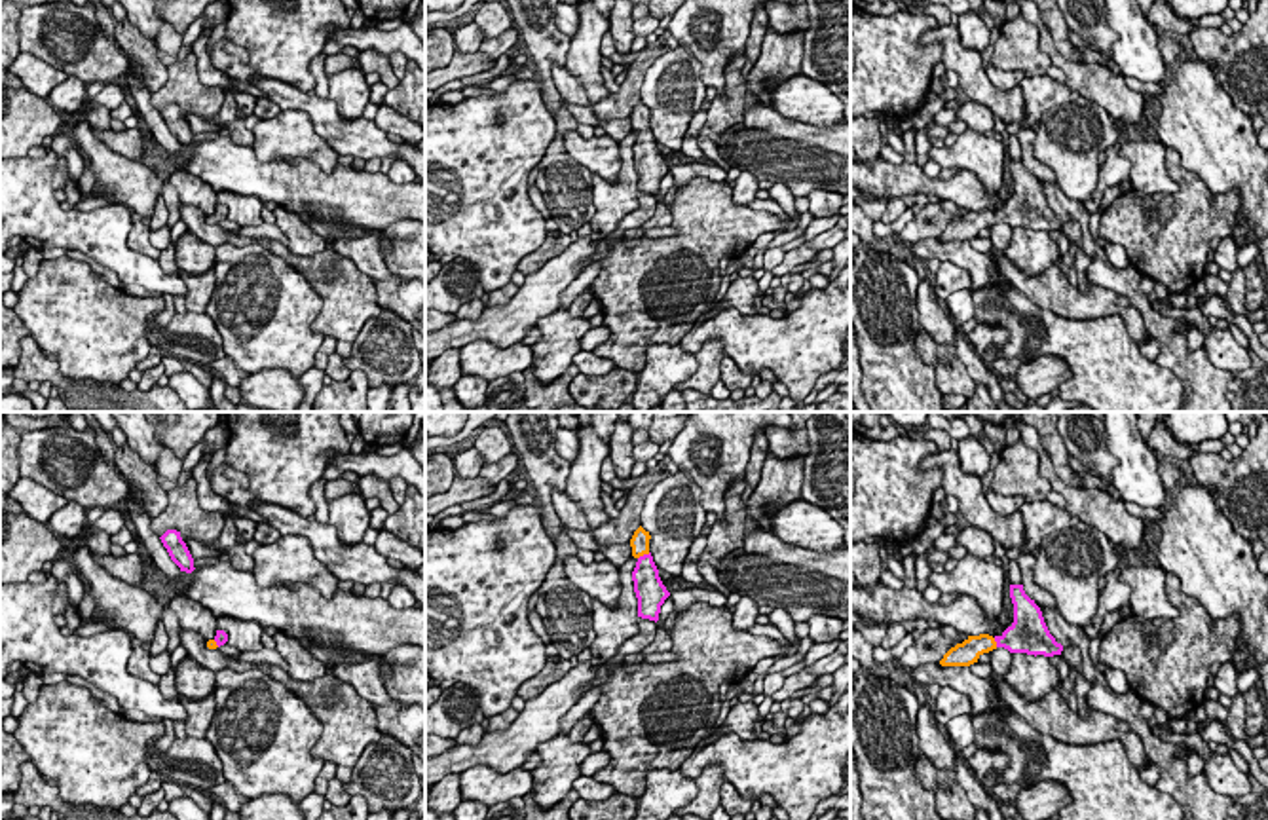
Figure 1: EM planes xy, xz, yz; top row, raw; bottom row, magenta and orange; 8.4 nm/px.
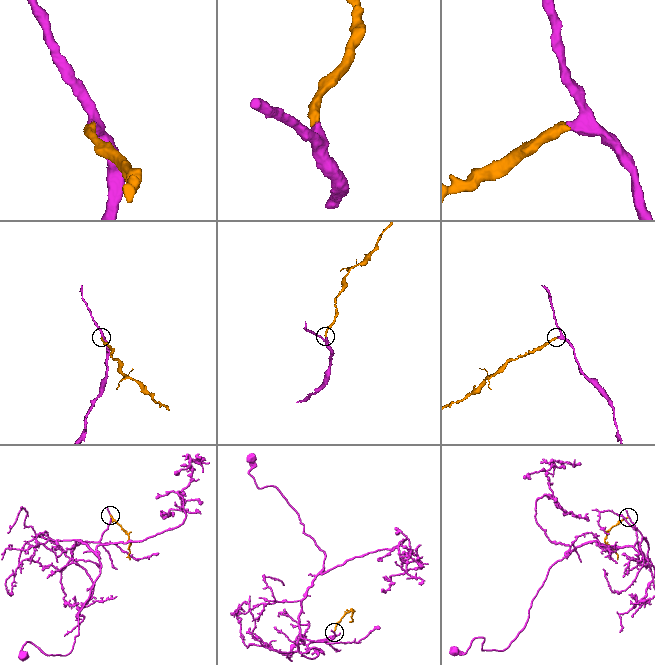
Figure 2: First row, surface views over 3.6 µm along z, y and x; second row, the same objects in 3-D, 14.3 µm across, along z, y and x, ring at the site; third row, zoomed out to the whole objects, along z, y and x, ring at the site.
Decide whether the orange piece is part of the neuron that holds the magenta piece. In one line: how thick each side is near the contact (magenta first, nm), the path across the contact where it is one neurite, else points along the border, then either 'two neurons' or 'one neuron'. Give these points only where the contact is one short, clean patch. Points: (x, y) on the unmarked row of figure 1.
calibres 240 and 160 nm; way xz (648, 158), (644, 130), (640, 114); one neuron

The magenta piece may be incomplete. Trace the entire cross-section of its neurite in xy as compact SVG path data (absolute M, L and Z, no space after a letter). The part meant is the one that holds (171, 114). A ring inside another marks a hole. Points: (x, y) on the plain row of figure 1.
M167 104L161 112L163 121L167 123L171 135L180 142L180 146L192 148L194 133L186 121L186 118L180 112L180 106Z

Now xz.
M642 101L630 114L632 131L638 135L632 146L632 156L638 173L638 192L657 197L661 180L670 171L670 167L659 152L659 144L649 127L649 114L649 106L645 106Z

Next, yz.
M1010 159L1010 173L1014 178L1014 197L1000 211L968 211L962 218L951 222L940 239L970 241L978 237L983 228L997 222L1004 222L1010 228L1027 228L1035 232L1061 230L1063 220L1050 209L1040 182L1025 169L1023 159Z

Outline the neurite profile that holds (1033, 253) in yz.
M1012 228L1004 254L1027 275L1040 275L1057 266L1063 256L1057 243L1044 230Z

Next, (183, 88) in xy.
M190 51L182 61L167 66L167 82L152 93L150 104L161 112L167 104L177 104L184 118L190 114L213 120L224 102L224 89L207 87L197 76L197 57Z

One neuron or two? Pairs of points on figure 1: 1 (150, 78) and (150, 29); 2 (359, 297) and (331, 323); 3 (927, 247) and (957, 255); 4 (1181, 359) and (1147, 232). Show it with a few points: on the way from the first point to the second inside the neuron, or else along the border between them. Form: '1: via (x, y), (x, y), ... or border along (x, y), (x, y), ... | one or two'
1: border along (126, 19), (154, 42) | two
2: via (352, 302), (338, 316) | one
3: via (934, 247), (950, 251) | one
4: border along (1132, 264), (1143, 276) | two

